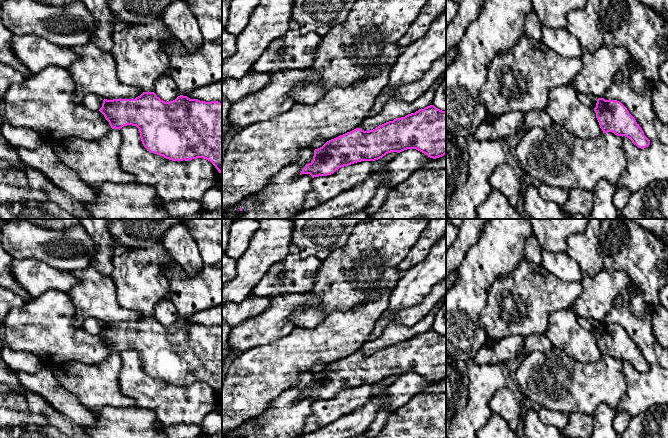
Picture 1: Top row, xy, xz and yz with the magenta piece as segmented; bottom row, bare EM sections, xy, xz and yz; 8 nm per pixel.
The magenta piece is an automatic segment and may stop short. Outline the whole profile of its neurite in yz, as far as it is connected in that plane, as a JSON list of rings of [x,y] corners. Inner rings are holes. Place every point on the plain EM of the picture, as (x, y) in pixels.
[[[598,322],[594,335],[603,357],[612,356],[617,360],[625,360],[641,373],[650,369],[642,352],[621,326]]]

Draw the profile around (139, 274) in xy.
[[[161,241],[144,249],[121,247],[114,255],[111,274],[120,305],[153,316],[156,304],[169,293],[165,272],[171,260]]]

